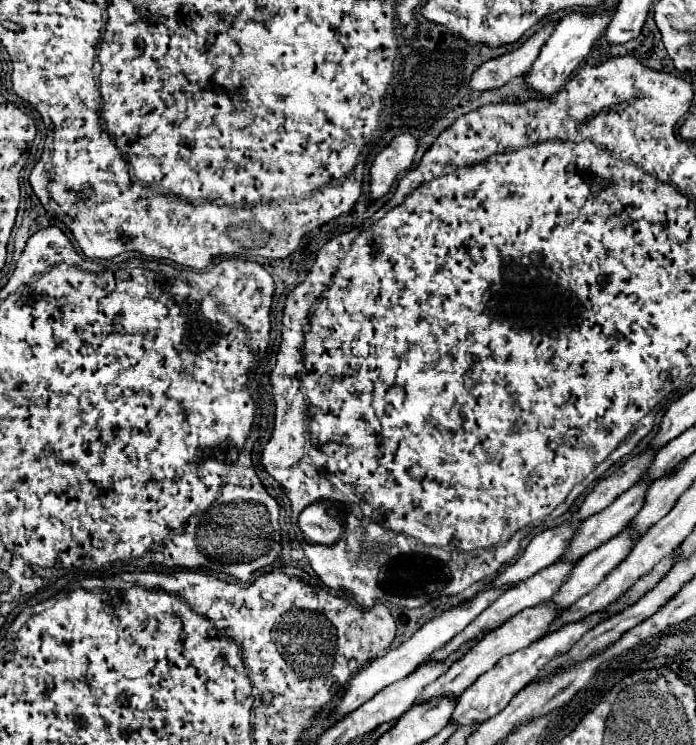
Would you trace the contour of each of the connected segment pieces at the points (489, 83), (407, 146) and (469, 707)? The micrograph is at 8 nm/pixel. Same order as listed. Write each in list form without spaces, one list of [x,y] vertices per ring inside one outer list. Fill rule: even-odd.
[[[549,22],[535,36],[531,36],[519,50],[499,56],[495,60],[483,62],[469,78],[469,88],[479,90],[479,92],[501,88],[511,78],[523,76],[525,72],[529,72],[529,66],[535,62],[545,38],[549,38],[549,34],[553,32],[553,26],[555,26],[555,22]]]
[[[411,134],[395,136],[373,160],[369,170],[369,192],[371,200],[379,200],[389,192],[389,186],[397,178],[397,174],[409,170],[413,166],[413,158],[417,152],[417,138]]]
[[[603,612],[591,614],[581,622],[569,624],[553,634],[547,634],[545,638],[533,642],[533,646],[527,646],[515,654],[503,656],[489,672],[485,672],[483,676],[479,676],[459,698],[455,704],[455,712],[451,718],[457,718],[457,724],[469,724],[469,722],[485,722],[485,718],[491,718],[493,714],[497,714],[497,710],[503,710],[509,704],[509,698],[513,698],[513,694],[517,694],[517,690],[521,690],[521,686],[527,686],[541,670],[541,666],[545,666],[545,662],[549,662],[549,658],[555,658],[557,654],[565,654],[565,650],[569,650],[583,634],[585,630],[591,630],[593,626],[597,626],[597,622],[603,620]]]

